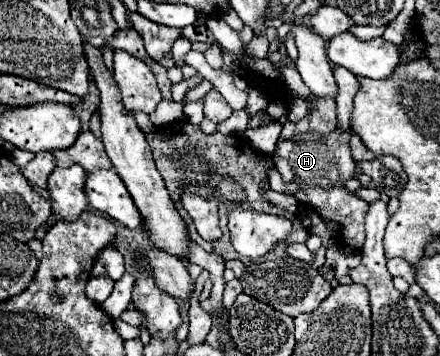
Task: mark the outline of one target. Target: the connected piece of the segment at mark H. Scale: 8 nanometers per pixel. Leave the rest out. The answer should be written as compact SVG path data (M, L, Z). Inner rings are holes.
M340 125L330 133L296 133L292 139L278 141L276 151L272 155L274 167L282 175L282 181L296 181L300 191L296 199L302 205L312 207L324 221L330 221L338 233L342 245L360 249L364 245L364 217L368 211L368 203L362 201L356 193L348 191L344 183L348 181L348 173L356 171L356 163L350 155L348 141L352 137L350 129L342 129Z

